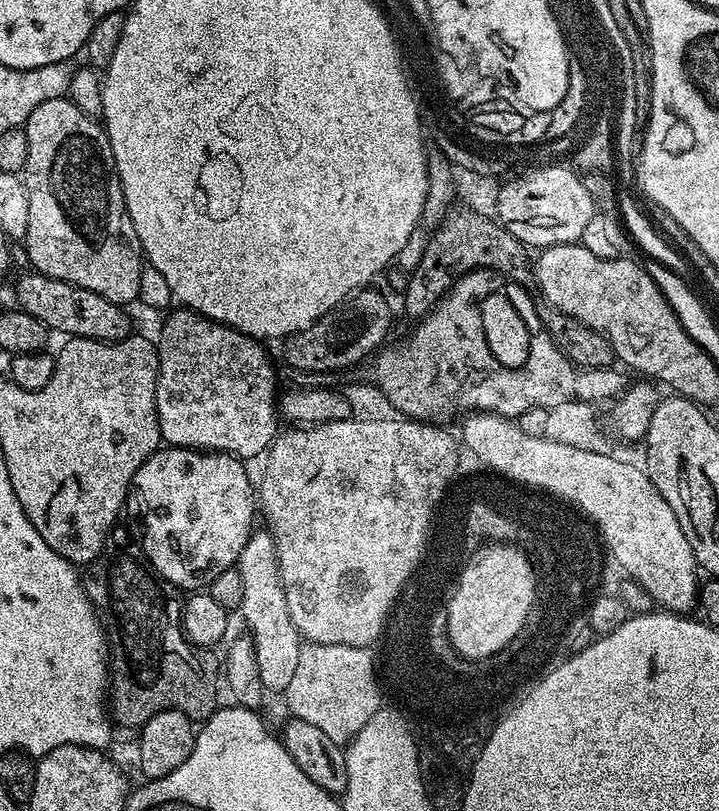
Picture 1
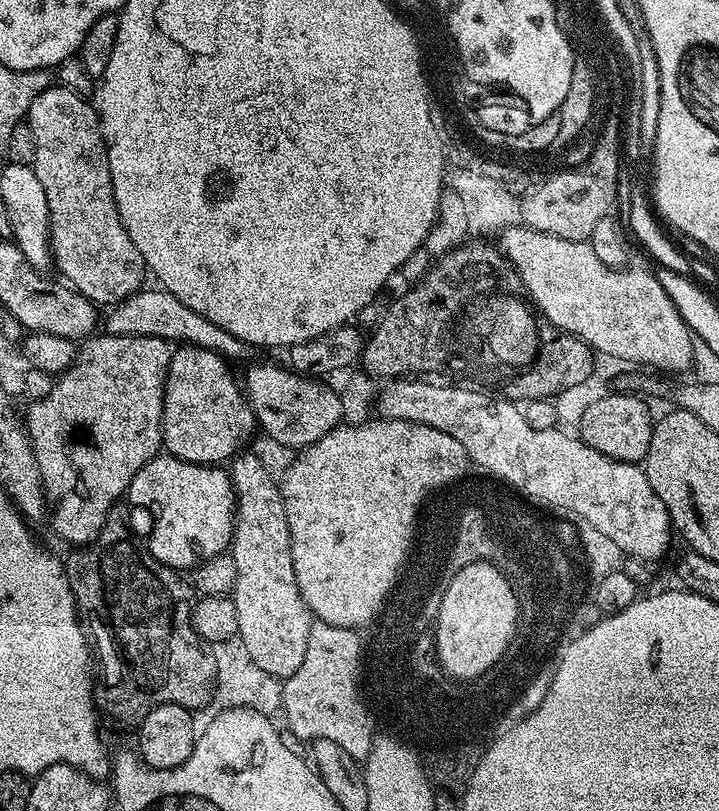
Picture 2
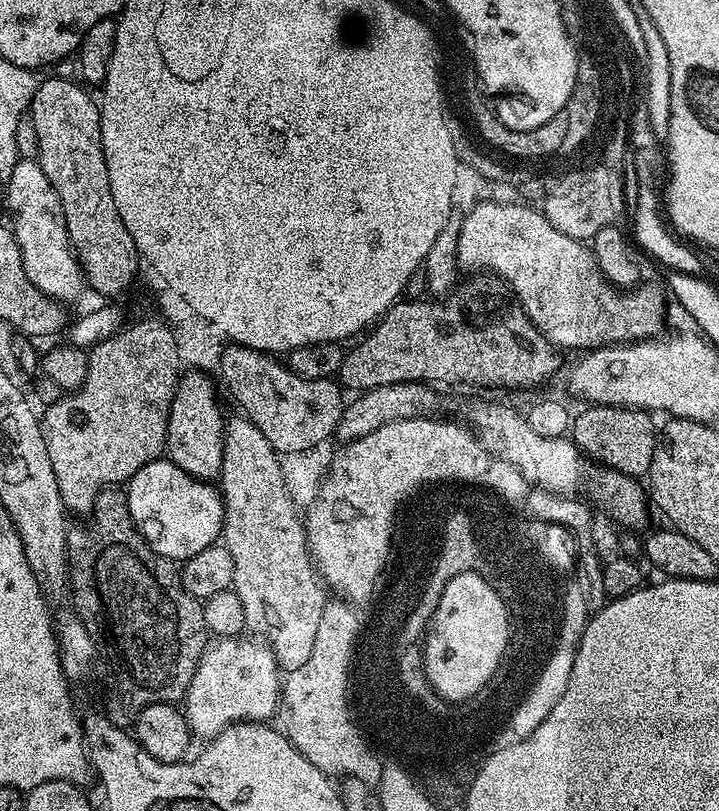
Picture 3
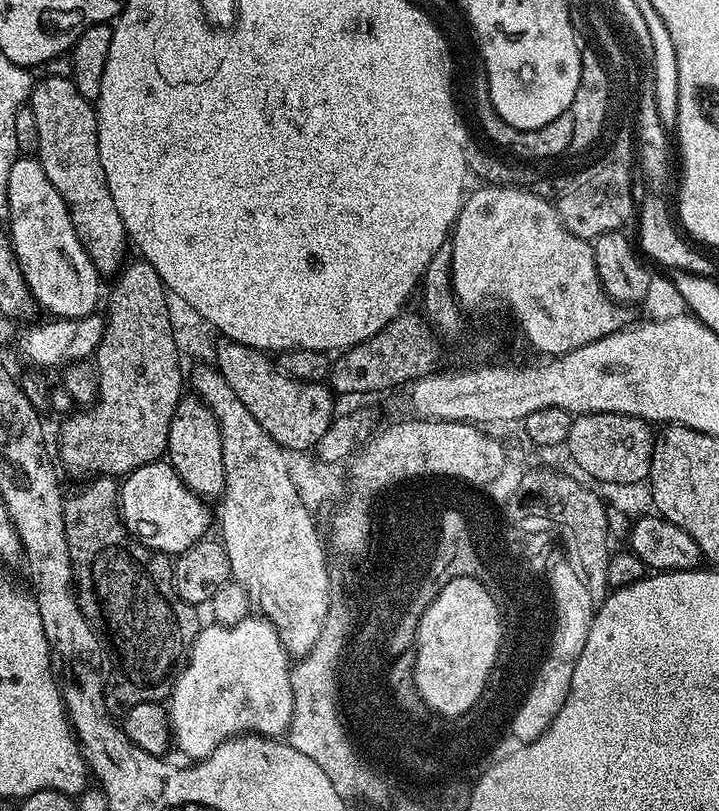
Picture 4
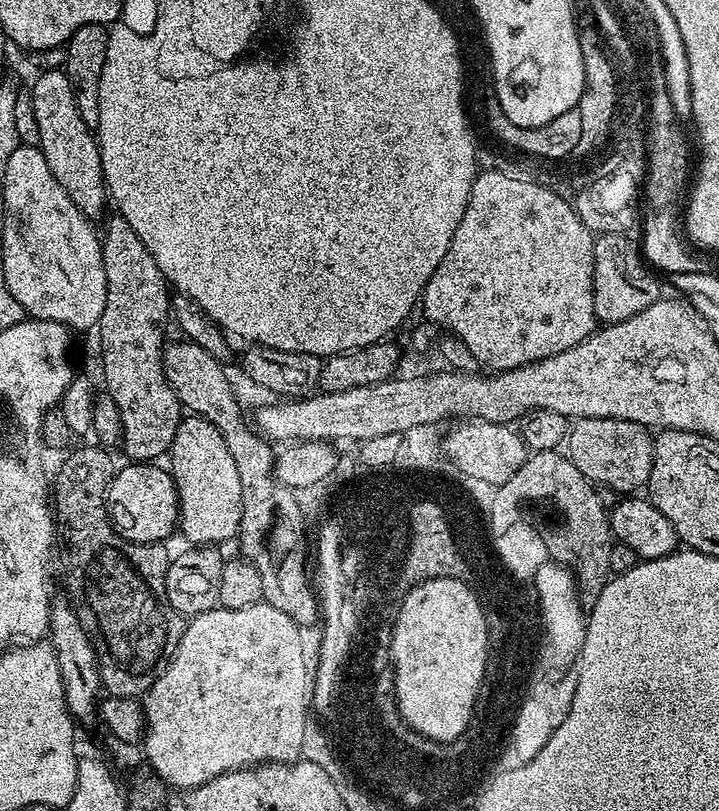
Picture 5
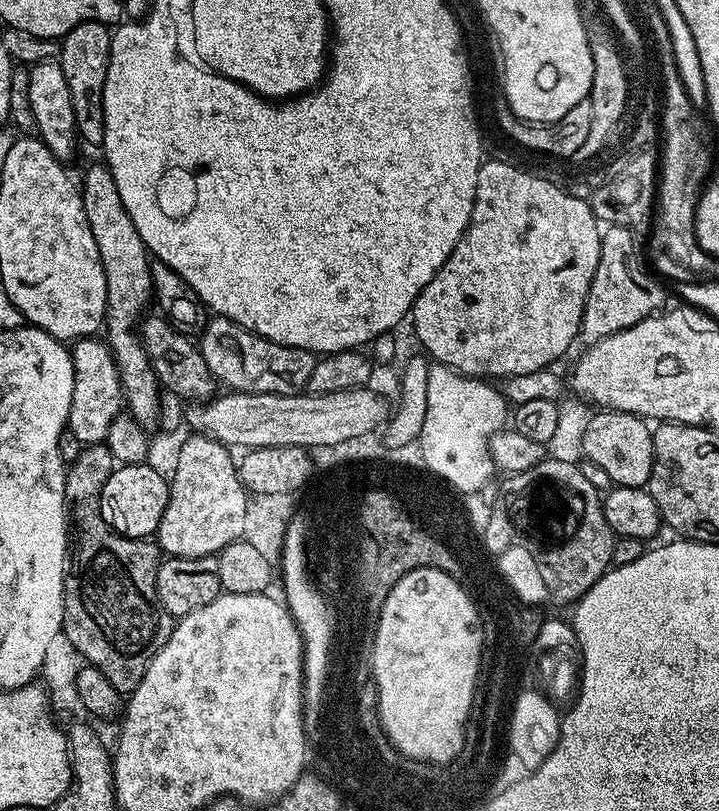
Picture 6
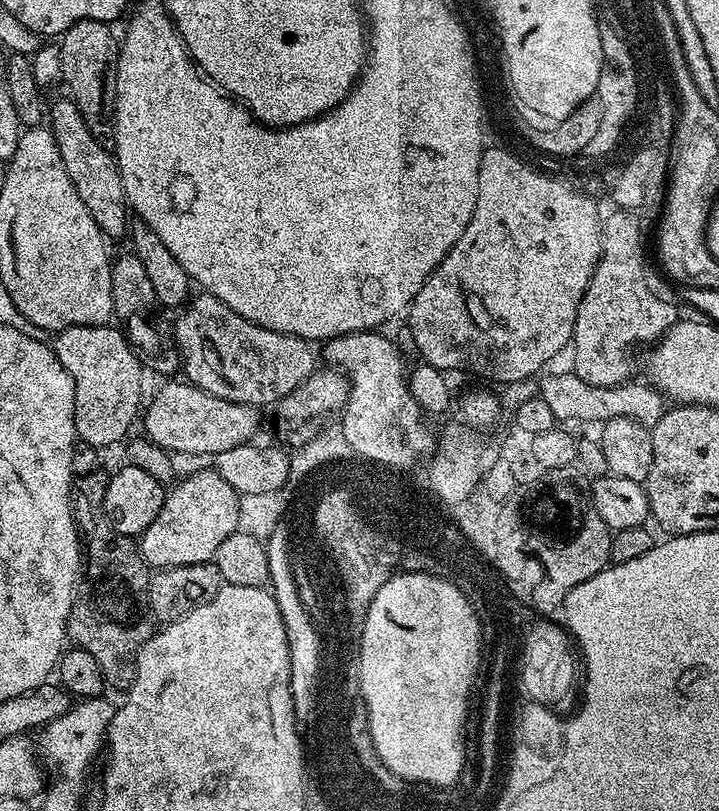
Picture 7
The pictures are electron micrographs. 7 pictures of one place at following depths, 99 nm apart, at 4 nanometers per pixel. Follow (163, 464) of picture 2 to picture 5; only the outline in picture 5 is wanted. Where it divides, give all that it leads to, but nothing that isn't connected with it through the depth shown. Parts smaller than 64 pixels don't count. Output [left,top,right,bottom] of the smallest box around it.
[106,462,180,544]

